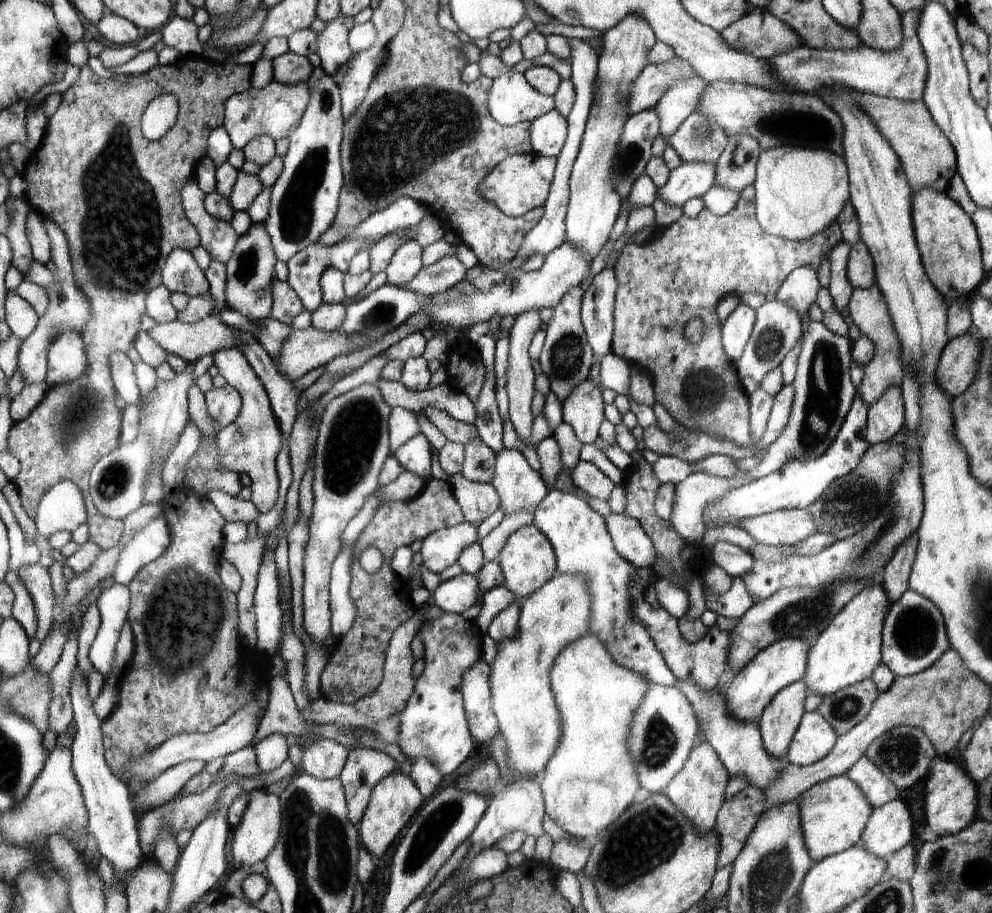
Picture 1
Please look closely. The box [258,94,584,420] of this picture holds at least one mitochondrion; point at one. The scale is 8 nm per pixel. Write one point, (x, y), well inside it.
(298, 210)

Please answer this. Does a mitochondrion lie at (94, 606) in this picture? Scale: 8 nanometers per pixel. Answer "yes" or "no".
no

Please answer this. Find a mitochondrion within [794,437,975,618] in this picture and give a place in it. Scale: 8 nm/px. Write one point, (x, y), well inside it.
(847, 502)

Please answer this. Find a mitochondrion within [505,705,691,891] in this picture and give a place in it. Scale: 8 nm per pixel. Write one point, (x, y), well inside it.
(660, 742)

